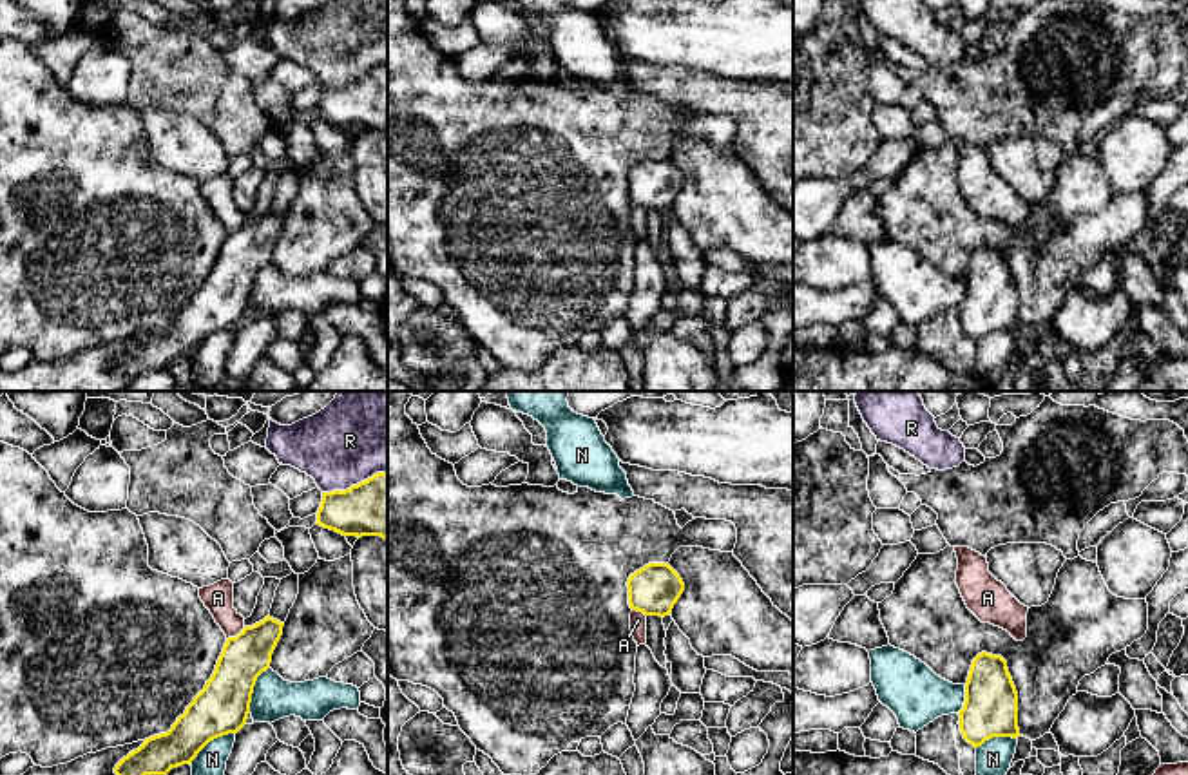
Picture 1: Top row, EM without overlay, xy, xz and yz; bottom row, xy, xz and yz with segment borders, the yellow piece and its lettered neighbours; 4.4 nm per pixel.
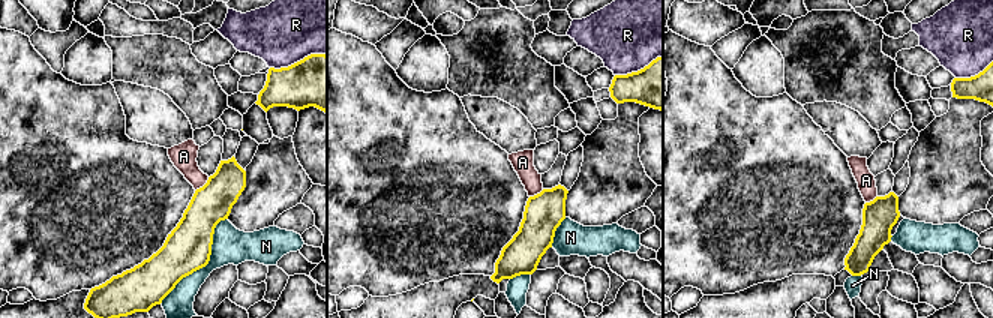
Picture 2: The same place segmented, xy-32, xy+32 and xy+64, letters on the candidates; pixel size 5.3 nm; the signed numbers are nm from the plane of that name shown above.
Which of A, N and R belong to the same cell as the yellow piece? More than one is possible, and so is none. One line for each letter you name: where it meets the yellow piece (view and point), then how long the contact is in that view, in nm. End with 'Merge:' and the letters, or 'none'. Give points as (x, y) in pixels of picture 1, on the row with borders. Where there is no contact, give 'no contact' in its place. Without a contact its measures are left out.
Merge: none

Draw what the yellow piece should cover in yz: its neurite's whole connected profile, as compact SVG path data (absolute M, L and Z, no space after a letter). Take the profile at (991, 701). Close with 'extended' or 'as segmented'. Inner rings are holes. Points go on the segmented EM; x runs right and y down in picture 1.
M982 652L972 659L958 715L962 735L974 748L992 737L1020 737L1018 692L1001 655Z; as segmented

